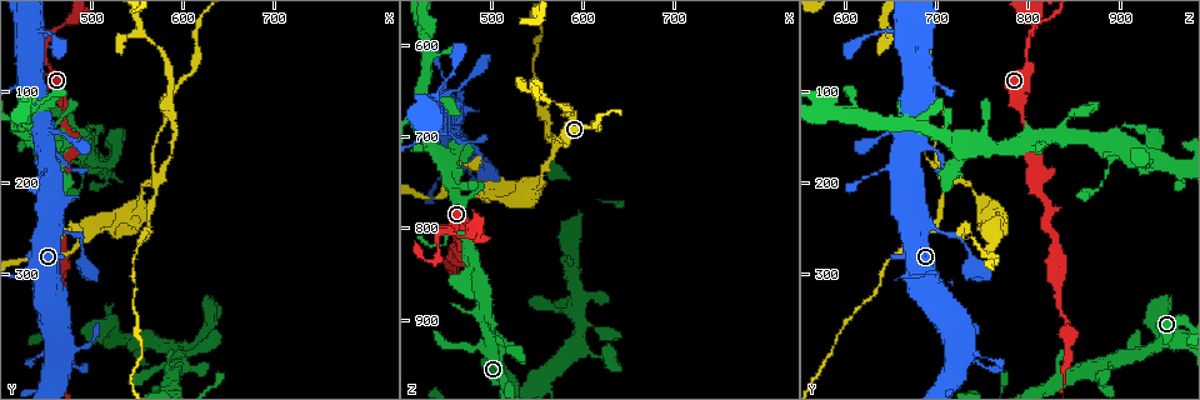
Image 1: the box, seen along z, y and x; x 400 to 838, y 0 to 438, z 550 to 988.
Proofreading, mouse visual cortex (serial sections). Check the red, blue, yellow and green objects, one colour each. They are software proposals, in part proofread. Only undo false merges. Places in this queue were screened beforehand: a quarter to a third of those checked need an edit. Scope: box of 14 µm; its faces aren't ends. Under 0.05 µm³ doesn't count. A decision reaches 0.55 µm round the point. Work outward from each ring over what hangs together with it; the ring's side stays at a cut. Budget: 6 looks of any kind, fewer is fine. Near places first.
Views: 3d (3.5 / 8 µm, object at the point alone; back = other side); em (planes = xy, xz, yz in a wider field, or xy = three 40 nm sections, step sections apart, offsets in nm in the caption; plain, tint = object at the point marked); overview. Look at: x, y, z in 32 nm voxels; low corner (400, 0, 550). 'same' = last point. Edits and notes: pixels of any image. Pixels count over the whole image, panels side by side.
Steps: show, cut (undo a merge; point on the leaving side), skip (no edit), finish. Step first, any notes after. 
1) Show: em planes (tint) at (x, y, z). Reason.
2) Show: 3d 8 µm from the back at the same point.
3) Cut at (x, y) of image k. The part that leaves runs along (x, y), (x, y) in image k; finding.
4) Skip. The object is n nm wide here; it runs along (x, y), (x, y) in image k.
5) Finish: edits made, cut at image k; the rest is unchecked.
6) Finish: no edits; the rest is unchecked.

Show: 3d 8 µm at (445, 50, 800). Three arms meet.

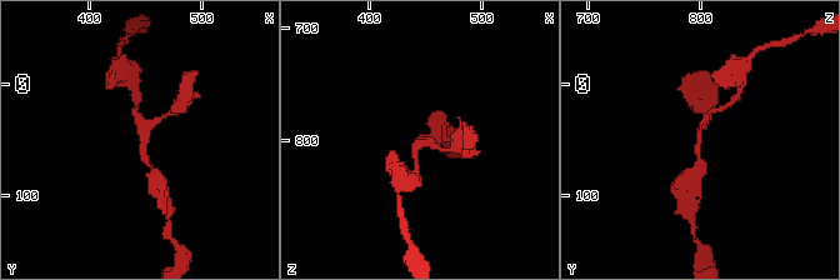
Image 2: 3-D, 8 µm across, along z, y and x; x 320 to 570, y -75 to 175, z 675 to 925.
Show: em xy step 5 (tint) at (448, 48, 798). 3 arms meet here; the arms are 200, 200, 200 nm wide.

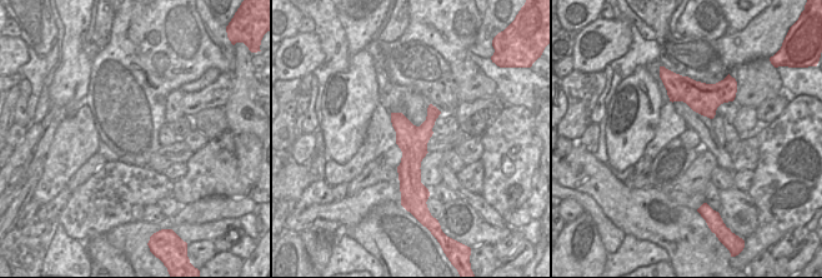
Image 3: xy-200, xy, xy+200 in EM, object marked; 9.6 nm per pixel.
Skip. It runs along (150, 166), (144, 136), (168, 115) in image 2; continuous, no second cell.

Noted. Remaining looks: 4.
Show: 3d 3.5 µm at (440, 35, 660). Sudden change in width.

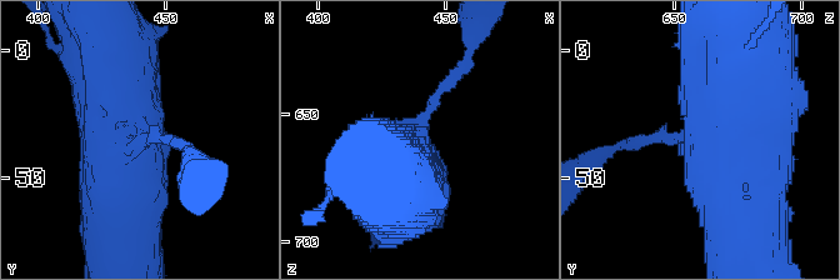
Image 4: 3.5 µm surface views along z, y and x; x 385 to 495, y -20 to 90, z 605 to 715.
Show: em xy step 1 (tint) at the same point.

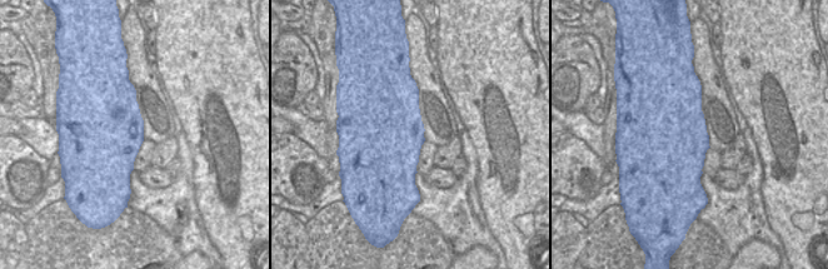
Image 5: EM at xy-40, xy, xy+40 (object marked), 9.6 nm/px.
Skip. It runs along (755, 225), (714, 151), (730, 75) in image 4; continuous, no second cell.

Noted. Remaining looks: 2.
Show: 3d 3.5 µm at (425, 295, 670). Thick turns thin.

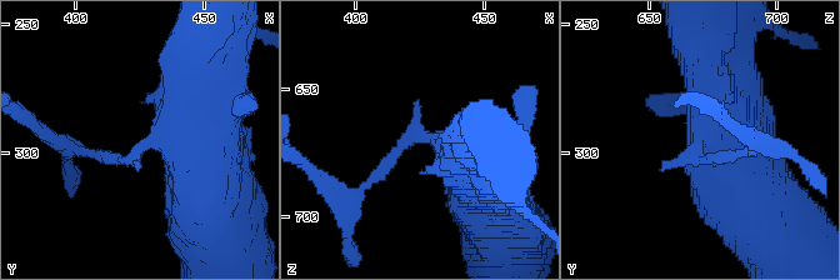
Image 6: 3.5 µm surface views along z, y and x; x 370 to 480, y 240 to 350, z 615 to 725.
Show: em xy step 1 (tint) at (429, 296, 669).

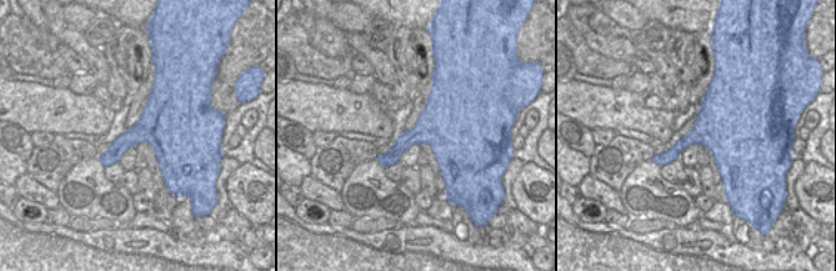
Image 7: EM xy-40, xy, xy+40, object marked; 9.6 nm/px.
Cut at (389, 164) of image 6. The part that leaves runs along (426, 138), (419, 131), (358, 193), (358, 215) in image 6; two cells meet here.

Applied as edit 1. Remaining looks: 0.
Finish: edits made, cut at image 6; the rest is unchecked.

